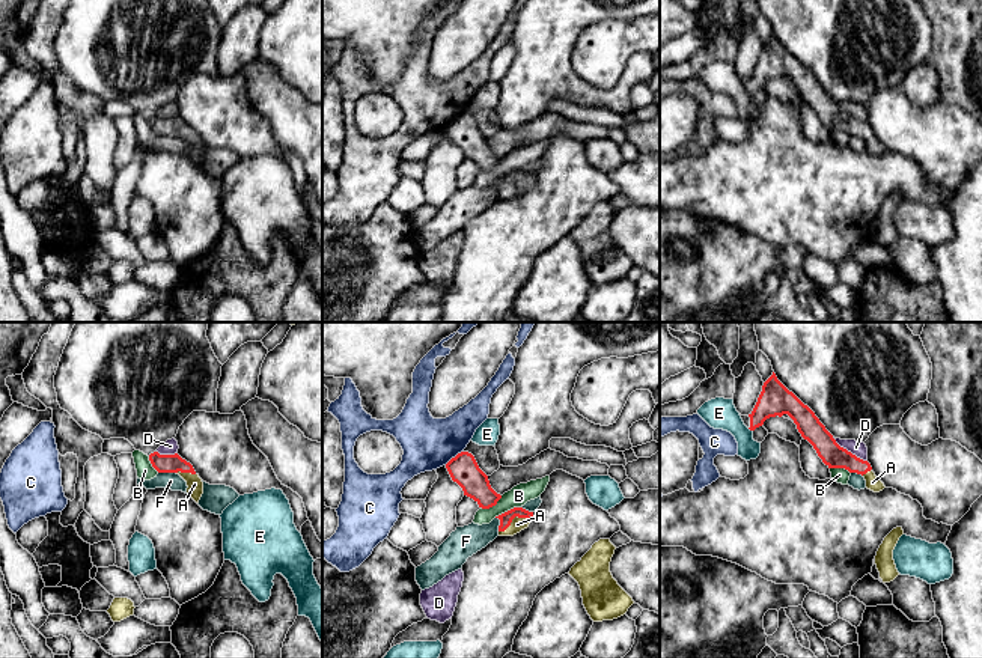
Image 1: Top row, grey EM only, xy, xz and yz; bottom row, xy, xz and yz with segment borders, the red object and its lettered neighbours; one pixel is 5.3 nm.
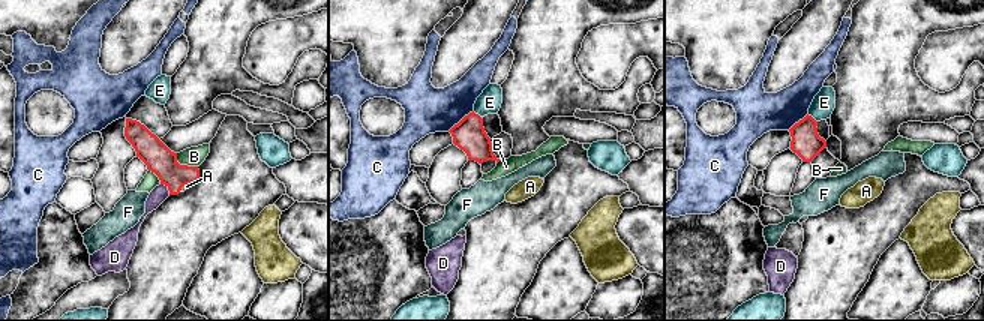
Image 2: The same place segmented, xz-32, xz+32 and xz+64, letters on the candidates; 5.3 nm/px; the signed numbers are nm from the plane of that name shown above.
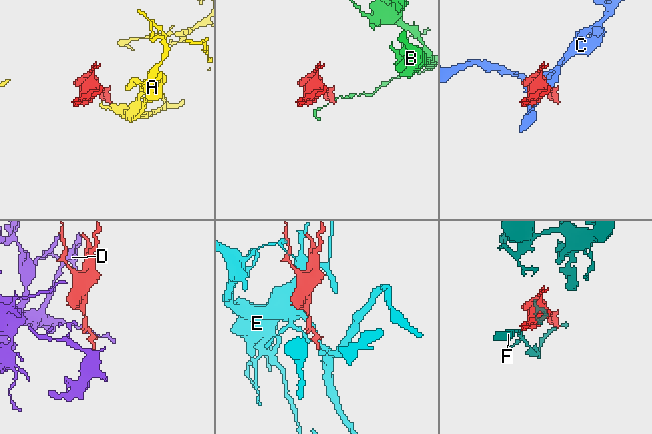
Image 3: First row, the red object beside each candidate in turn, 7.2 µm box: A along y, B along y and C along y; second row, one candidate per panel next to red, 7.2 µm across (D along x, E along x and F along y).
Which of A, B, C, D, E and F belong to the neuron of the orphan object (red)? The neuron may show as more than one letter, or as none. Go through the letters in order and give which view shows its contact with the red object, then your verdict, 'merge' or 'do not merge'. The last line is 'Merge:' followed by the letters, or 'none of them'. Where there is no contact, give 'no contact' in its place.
A: xz | merge
B: xz | do not merge
C: xz | do not merge
D: yz | do not merge
E: yz | do not merge
F: xy | do not merge
Merge: A

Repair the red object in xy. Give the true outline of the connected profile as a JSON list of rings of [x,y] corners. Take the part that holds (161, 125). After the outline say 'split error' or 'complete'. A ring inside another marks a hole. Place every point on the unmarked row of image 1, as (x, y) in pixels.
[[[158,114],[151,116],[149,123],[158,136],[179,137],[187,145],[187,157],[199,166],[203,157],[203,145],[190,125],[182,122],[178,116],[160,117]]]; split error

